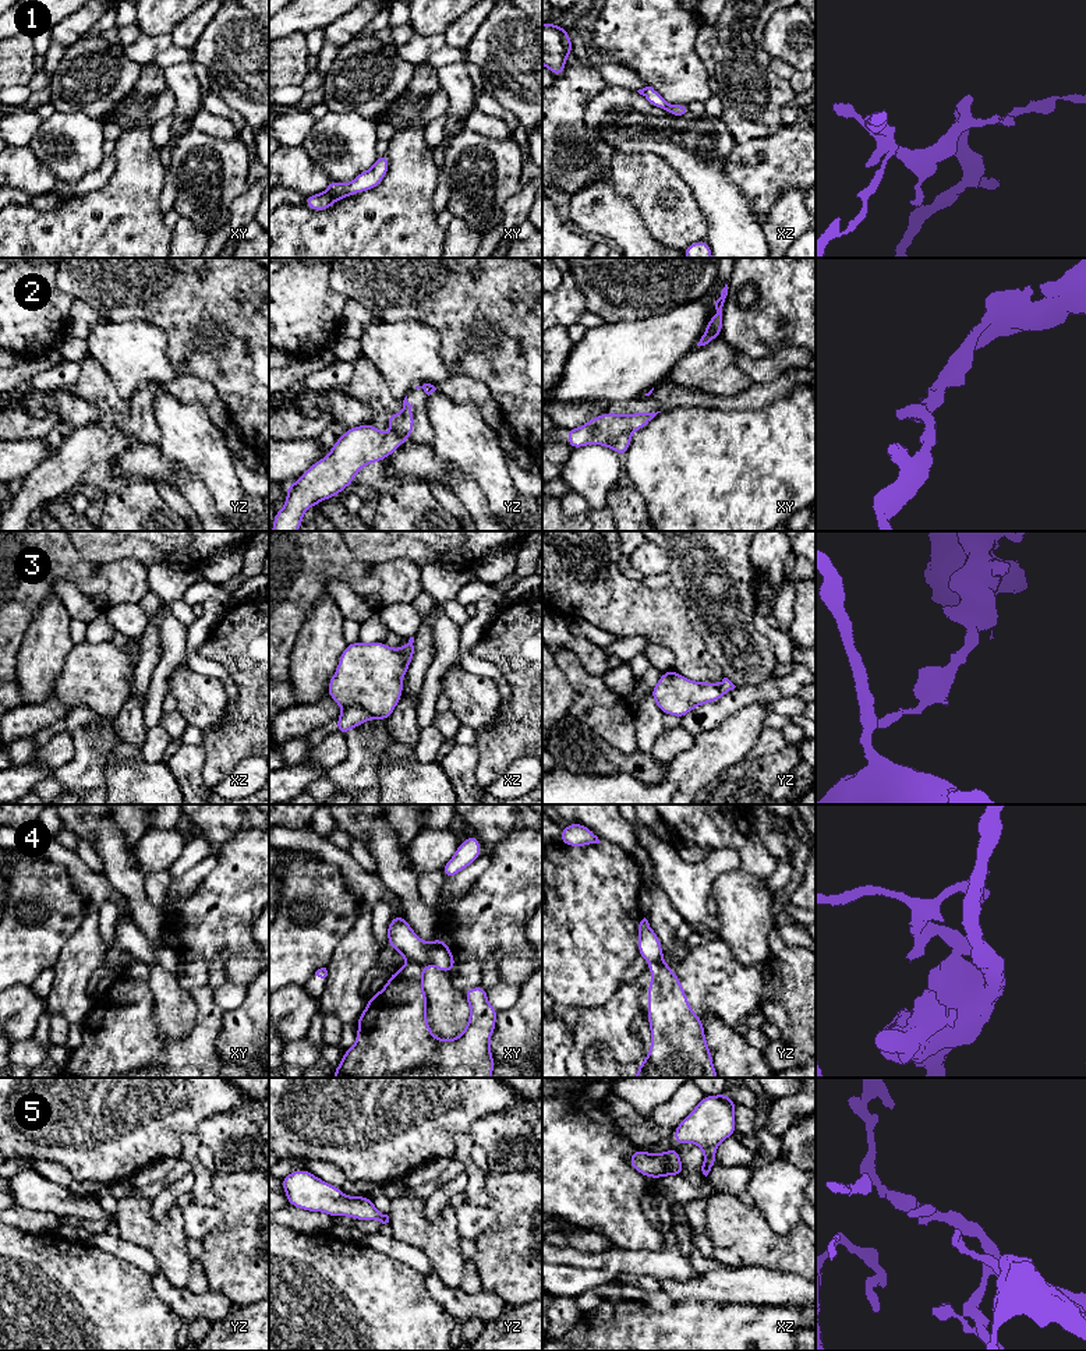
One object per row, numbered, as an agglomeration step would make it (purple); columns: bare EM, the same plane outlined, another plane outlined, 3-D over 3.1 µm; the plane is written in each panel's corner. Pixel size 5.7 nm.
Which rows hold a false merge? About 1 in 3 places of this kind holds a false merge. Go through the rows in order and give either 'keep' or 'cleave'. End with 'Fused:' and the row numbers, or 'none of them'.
1: keep
2: keep
3: cleave
4: cleave
5: keep
Fused: 3, 4

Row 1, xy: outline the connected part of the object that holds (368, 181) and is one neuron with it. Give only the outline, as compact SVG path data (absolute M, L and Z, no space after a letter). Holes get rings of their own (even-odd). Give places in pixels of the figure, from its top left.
M385 153L378 156L375 165L371 169L360 173L351 183L343 184L330 180L325 192L304 197L305 205L312 211L329 209L339 199L378 187L388 170L389 158L388 153Z

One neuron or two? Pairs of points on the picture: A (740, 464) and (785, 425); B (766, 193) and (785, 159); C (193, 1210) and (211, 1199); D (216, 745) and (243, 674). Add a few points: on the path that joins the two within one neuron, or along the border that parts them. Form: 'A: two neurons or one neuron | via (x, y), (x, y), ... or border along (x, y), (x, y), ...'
A: one neuron | via (752, 459), (774, 437)
B: one neuron | via (766, 184), (766, 179), (777, 168)
C: two neurons | border along (191, 1201), (200, 1205), (216, 1206)
D: one neuron | via (234, 727), (244, 717), (244, 692)

